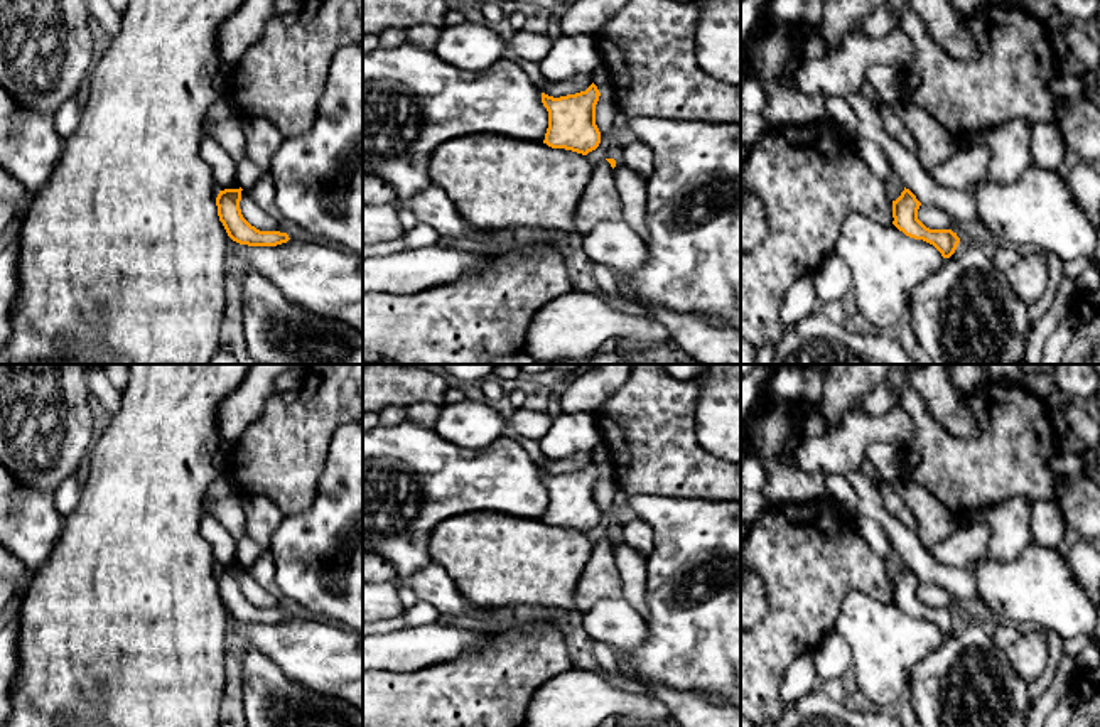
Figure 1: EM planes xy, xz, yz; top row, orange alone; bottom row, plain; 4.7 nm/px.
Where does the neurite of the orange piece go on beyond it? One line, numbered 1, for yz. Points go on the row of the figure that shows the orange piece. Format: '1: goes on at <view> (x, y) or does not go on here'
1: does not go on here

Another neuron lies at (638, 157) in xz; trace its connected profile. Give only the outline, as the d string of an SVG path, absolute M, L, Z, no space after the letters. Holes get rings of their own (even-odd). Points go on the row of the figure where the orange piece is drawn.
M633 140L623 147L623 165L648 180L653 170L653 152L639 140Z

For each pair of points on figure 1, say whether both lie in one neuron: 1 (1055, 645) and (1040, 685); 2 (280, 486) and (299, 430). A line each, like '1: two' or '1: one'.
1: one
2: one

